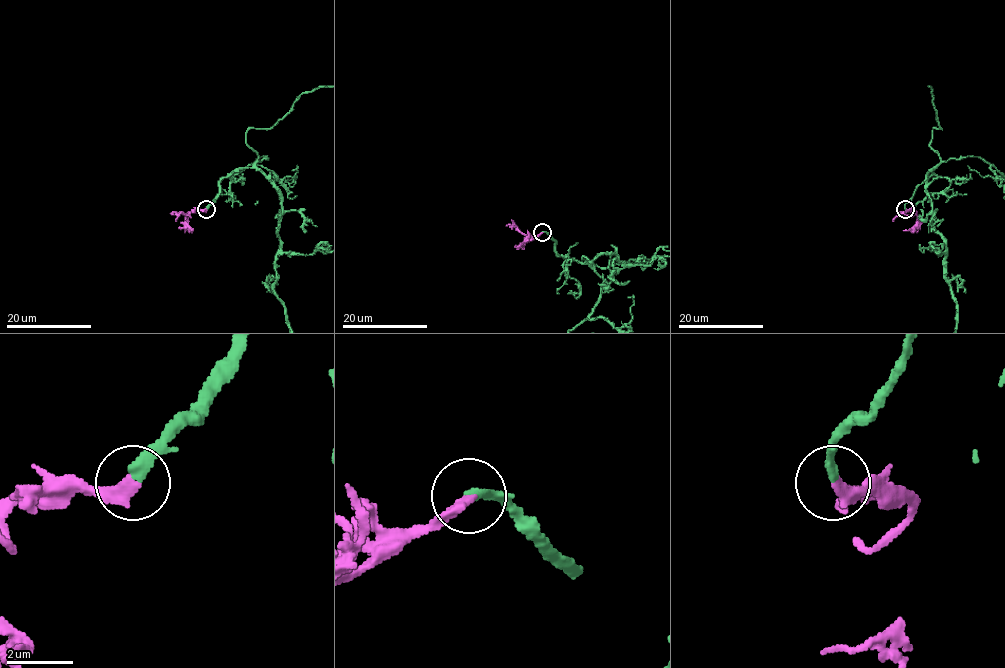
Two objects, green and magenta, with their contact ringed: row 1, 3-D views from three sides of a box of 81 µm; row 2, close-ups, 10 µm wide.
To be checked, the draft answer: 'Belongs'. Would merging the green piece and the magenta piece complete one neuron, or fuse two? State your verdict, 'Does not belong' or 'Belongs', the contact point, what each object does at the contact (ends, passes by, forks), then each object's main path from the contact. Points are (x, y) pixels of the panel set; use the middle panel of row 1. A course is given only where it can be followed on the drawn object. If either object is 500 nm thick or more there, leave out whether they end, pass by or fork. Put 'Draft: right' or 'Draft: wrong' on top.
Draft: right
Belongs. Place: (542, 232). At the ring green ends. At the ring magenta ends. Course of magenta: (542, 232), (527, 242), (526, 236), (511, 225), (506, 226)

